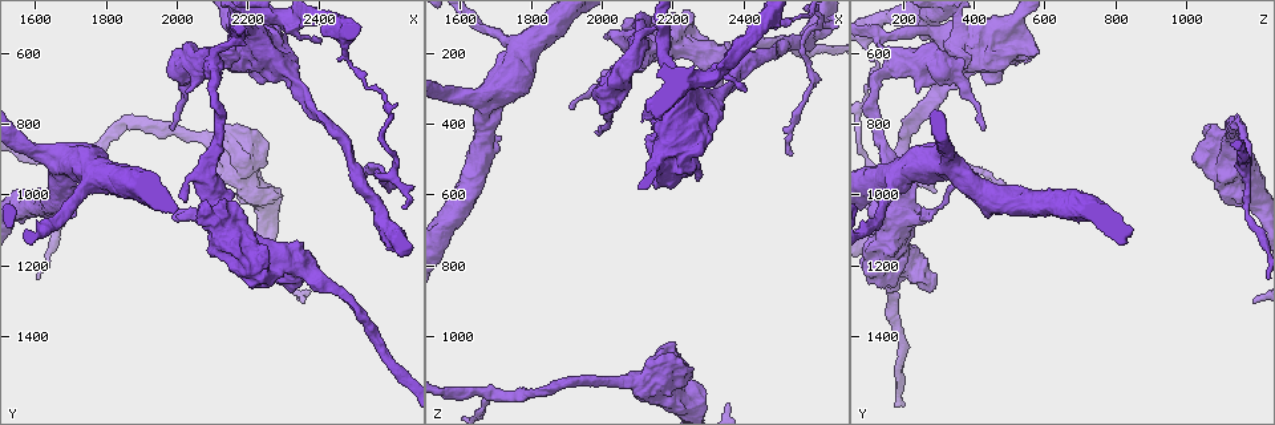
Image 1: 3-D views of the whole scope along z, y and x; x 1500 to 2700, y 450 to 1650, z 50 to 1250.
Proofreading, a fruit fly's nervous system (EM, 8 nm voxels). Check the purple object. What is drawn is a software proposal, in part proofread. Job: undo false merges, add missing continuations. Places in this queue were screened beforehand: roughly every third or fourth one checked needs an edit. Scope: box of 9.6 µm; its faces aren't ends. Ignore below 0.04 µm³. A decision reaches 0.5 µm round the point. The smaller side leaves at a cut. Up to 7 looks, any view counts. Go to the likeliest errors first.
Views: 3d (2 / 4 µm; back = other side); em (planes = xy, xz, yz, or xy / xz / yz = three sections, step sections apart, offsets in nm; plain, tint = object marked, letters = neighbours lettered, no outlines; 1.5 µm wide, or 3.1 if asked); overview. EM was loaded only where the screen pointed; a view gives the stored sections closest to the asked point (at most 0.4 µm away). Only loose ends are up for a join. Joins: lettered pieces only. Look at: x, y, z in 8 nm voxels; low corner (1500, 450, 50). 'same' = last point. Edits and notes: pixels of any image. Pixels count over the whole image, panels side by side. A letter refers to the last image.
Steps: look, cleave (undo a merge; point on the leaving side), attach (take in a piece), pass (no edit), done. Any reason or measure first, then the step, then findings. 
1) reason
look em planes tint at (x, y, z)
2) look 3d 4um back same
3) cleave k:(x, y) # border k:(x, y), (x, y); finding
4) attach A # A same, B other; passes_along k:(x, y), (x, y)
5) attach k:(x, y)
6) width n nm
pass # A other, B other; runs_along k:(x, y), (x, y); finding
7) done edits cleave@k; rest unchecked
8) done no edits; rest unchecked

sharp bend
look 3d 4um at (2210, 540, 270)

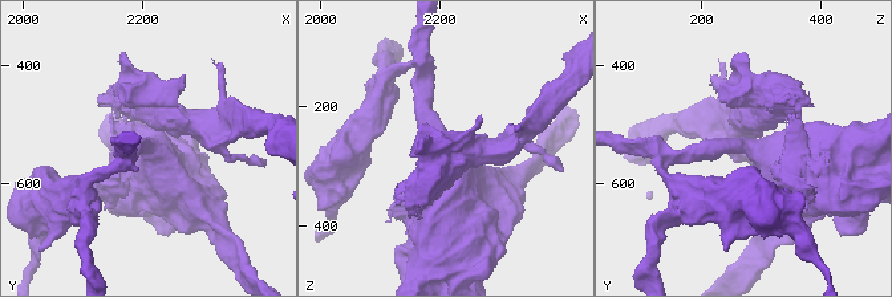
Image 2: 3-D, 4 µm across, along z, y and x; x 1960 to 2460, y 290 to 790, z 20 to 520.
now the EM
look em xz step 8 letters at (2215, 540, 270)

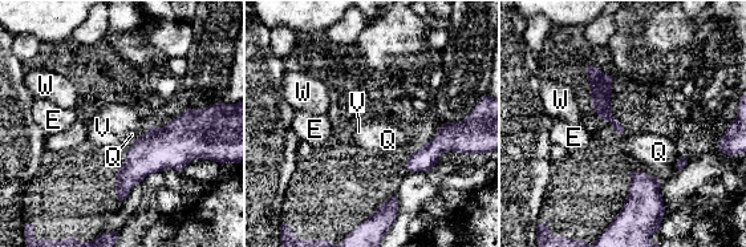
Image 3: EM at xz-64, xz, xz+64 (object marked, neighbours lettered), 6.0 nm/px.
pass # E other, Q other, V other, W other; runs_along 3:(590, 68), (619, 128); all the same neuron

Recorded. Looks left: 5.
a fork
look em 3.1um planes letters at (2200, 1160, 170)

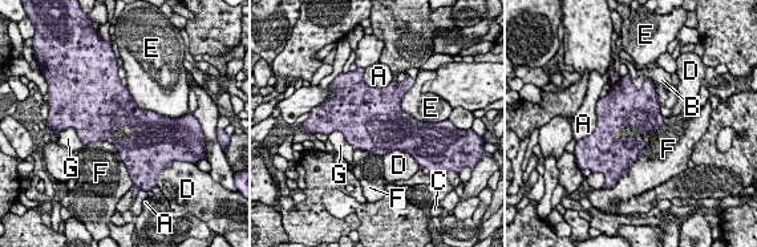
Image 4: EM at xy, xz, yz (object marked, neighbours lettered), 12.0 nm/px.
pass # A other, B other, C other, D other, E other, F other, G other; border 4:(664, 118), (626, 169); continuous, no second neuron

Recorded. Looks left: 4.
stops while still wide
look em 3.1um yz step 8 letters at (2250, 840, 1080)

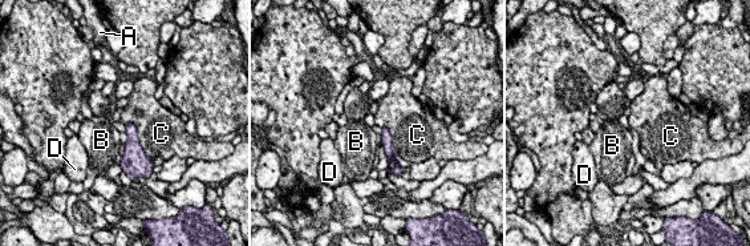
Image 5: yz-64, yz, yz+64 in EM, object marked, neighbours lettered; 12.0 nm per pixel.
pass # A other, B other, C other, D other; border 5:(128, 122), (153, 158); no lettered piece goes on from it

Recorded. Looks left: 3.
done no edits; rest unchecked

